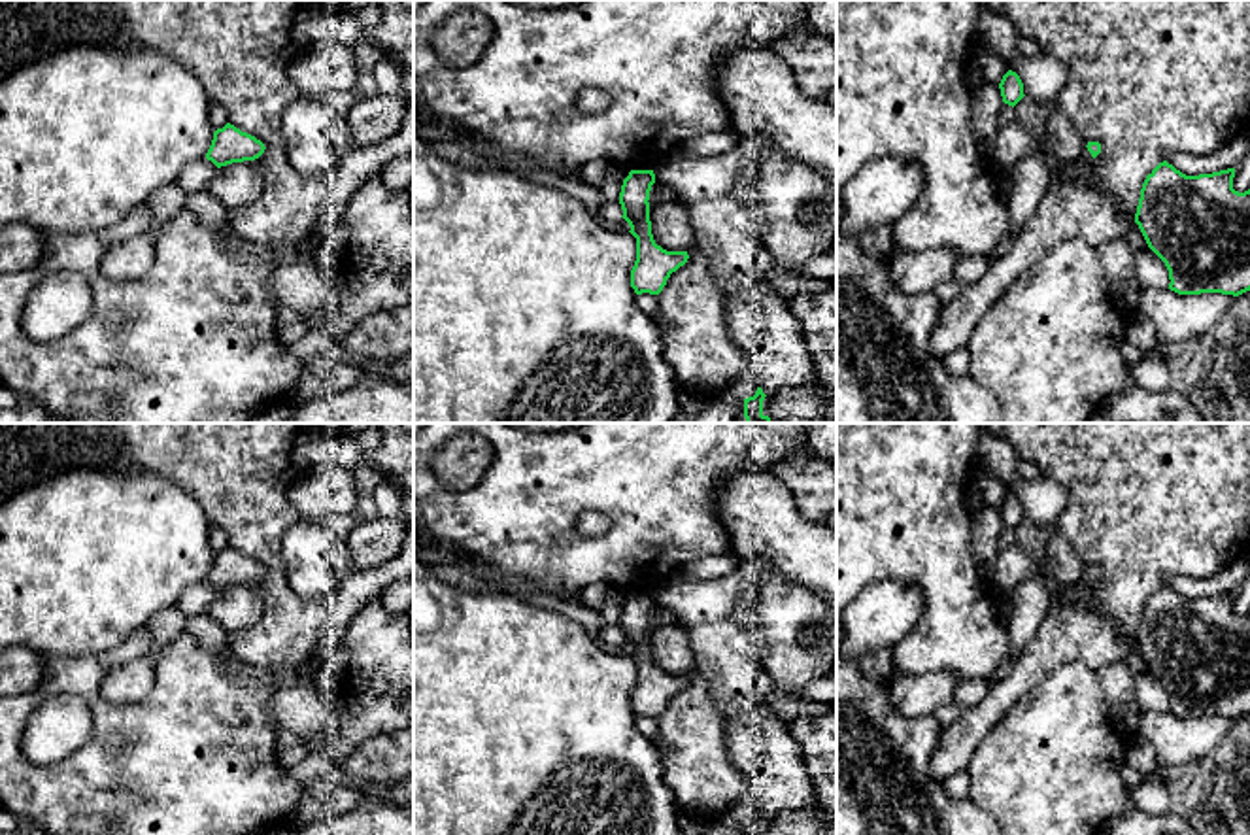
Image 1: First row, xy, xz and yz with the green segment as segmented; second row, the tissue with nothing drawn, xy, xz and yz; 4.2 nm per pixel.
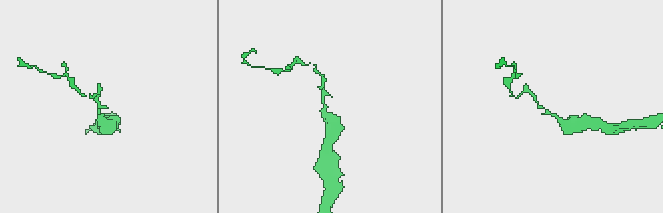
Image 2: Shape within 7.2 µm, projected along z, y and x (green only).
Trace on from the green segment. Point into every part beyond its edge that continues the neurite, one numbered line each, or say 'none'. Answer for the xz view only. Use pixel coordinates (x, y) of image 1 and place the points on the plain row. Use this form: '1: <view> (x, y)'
none

